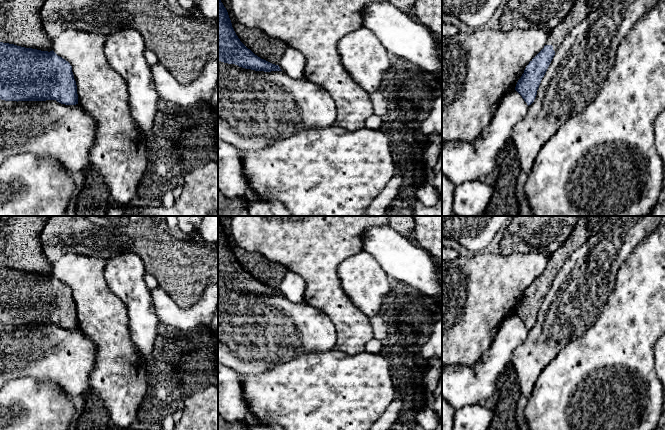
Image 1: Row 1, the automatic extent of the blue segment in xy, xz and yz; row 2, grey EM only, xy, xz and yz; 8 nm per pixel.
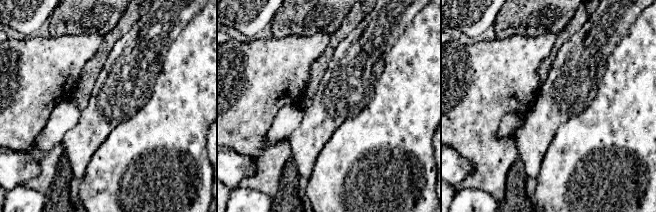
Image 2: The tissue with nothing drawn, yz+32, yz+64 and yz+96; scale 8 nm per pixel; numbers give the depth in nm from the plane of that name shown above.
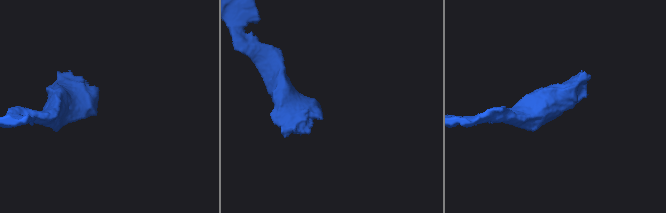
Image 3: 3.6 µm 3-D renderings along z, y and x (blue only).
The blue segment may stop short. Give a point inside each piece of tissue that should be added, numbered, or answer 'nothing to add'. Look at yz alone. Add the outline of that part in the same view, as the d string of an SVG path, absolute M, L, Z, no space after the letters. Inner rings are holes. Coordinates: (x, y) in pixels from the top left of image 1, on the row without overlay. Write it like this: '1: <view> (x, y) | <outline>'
1: yz (582, 230) | M581 216L566 242L550 255L546 269L552 269L553 274L556 276L572 253L583 245L589 237L592 236L591 230L600 229L602 223L607 217L608 216Z

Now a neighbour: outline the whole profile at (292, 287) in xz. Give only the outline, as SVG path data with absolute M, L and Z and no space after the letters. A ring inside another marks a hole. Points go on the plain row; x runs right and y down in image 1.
M287 270L279 287L279 291L289 301L301 303L304 301L305 287L305 280L300 275Z

